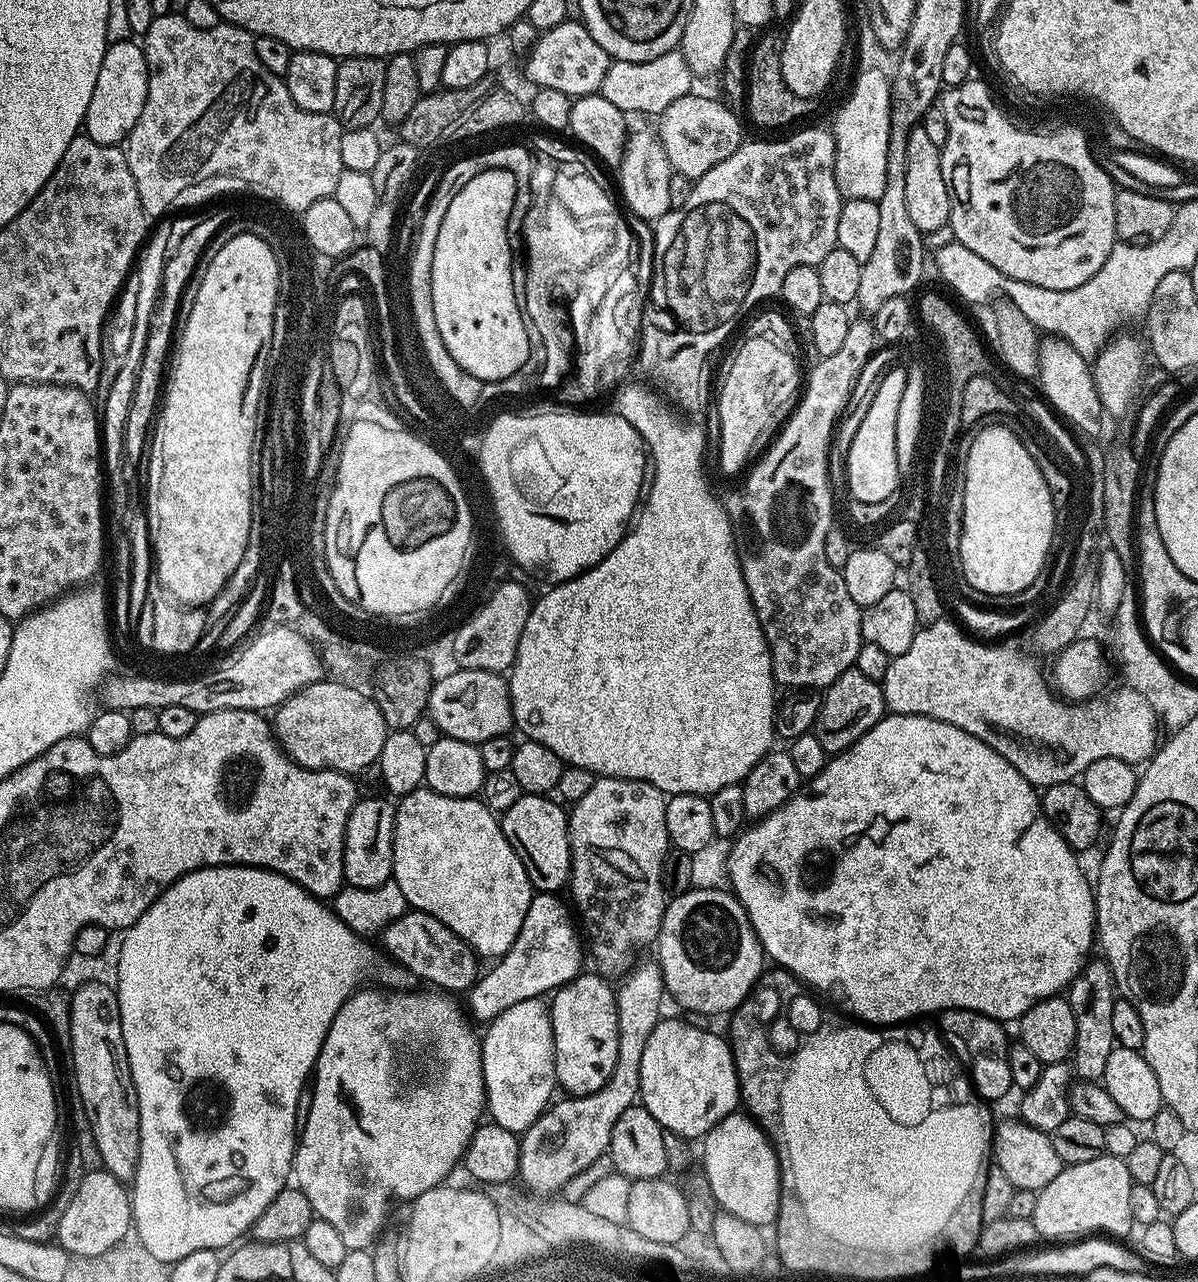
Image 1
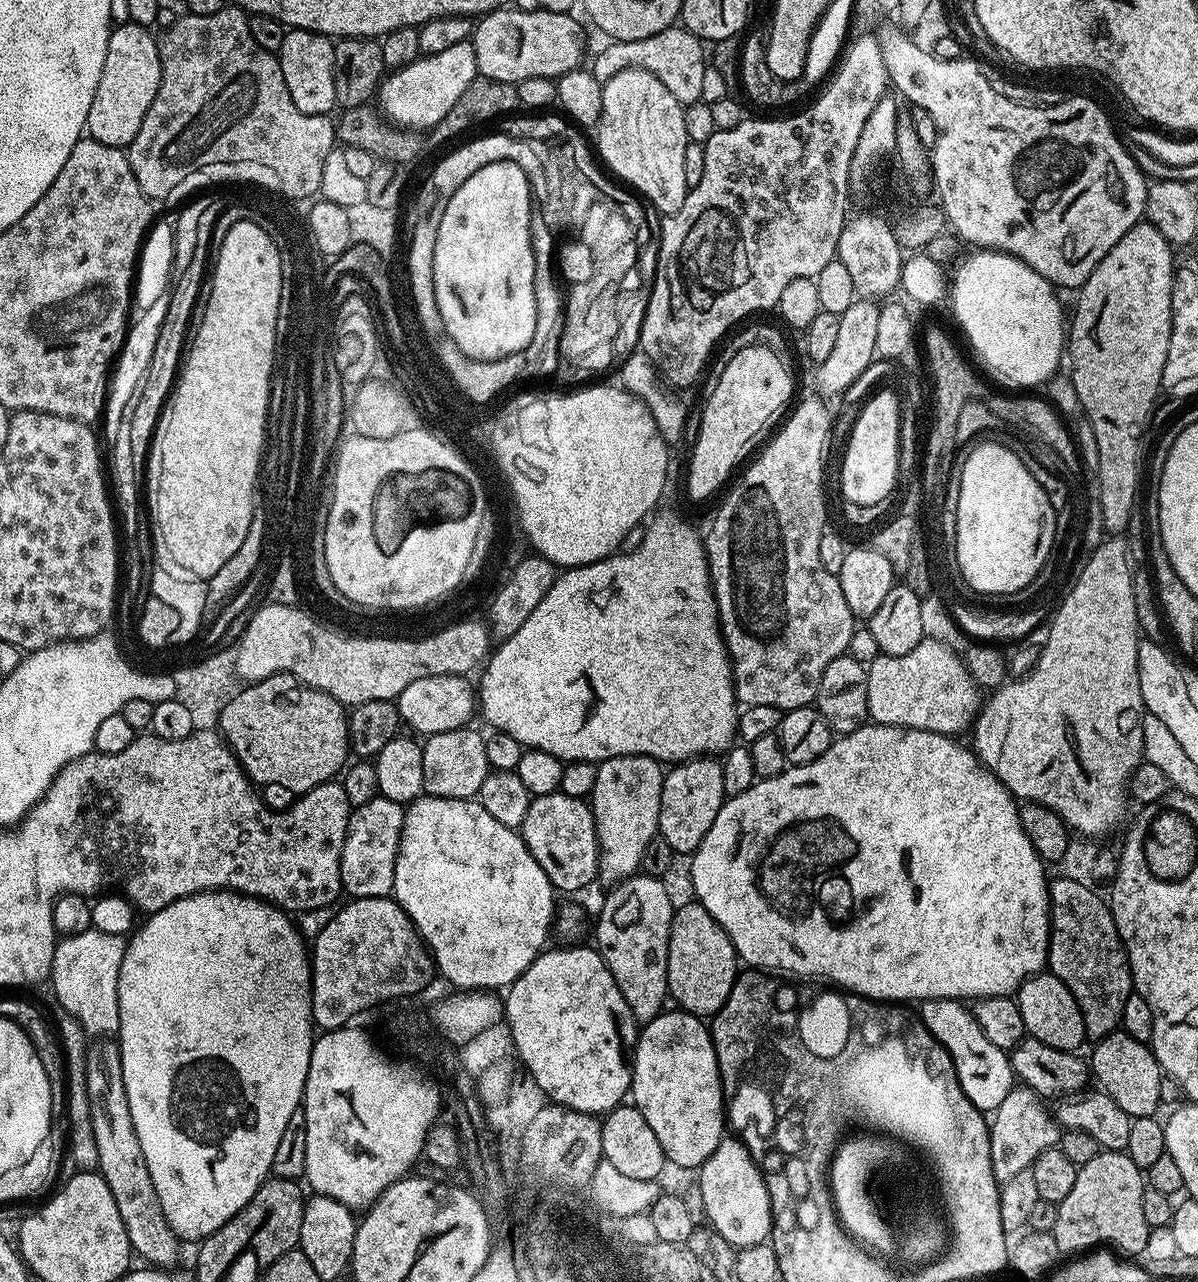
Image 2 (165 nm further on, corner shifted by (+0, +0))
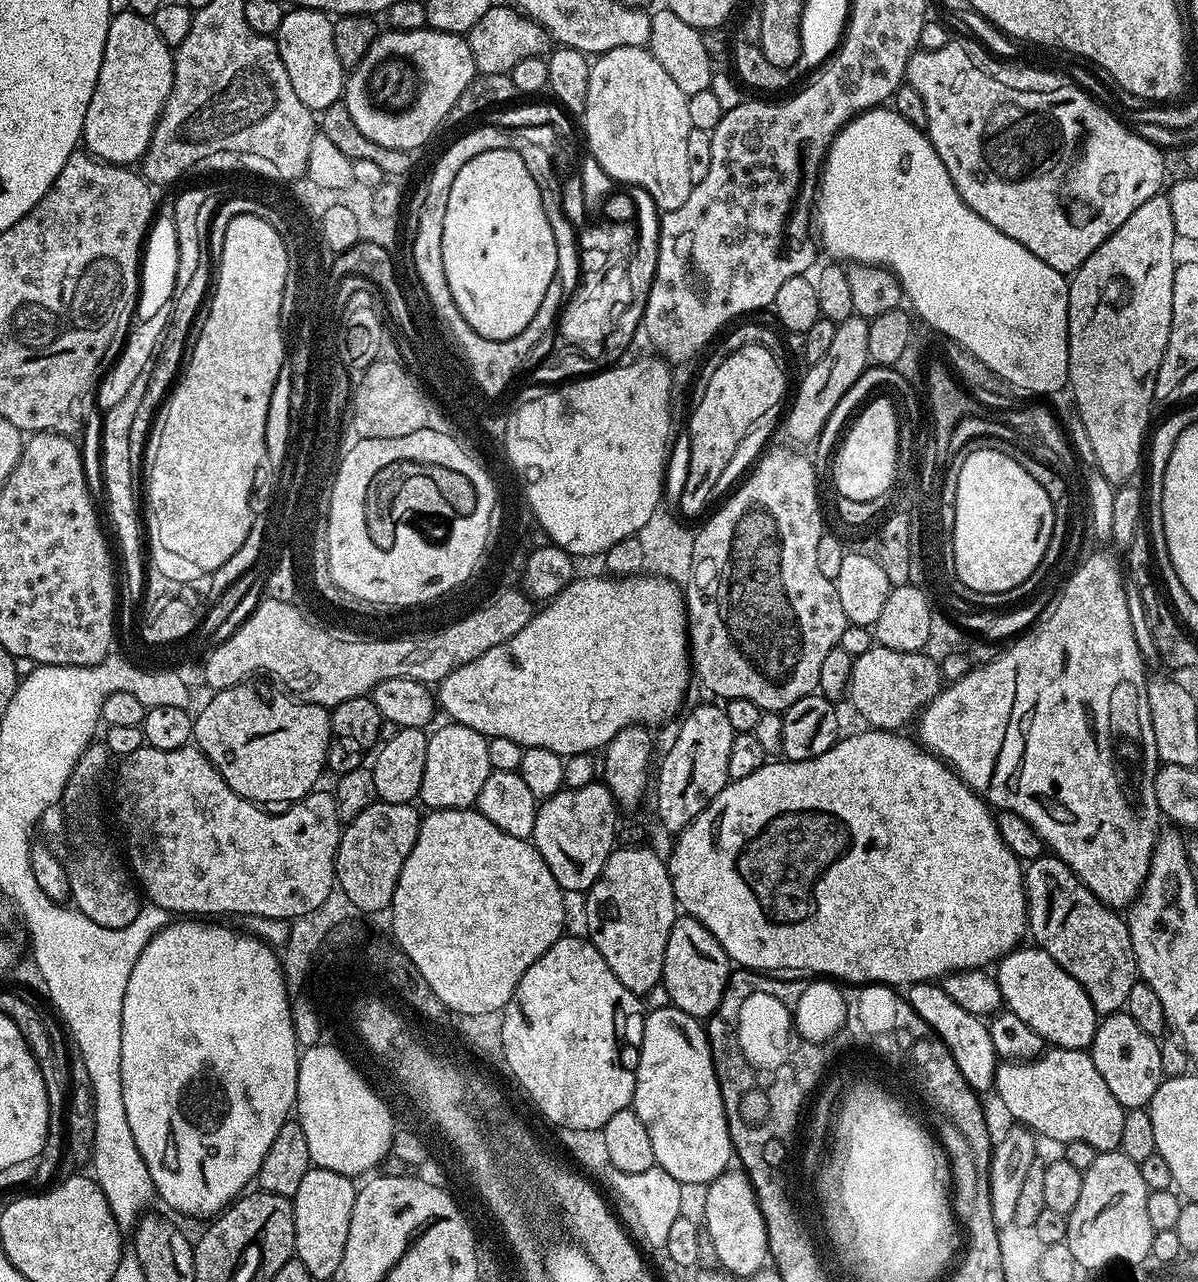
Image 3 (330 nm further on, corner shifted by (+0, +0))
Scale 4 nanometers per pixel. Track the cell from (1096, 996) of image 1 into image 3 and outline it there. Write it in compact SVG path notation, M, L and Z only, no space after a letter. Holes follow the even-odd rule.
M1043 854L1032 865L1023 869L1024 903L1028 905L1027 931L1038 947L1062 970L1066 970L1086 990L1094 1010L1098 1014L1111 1014L1124 1008L1126 998L1130 998L1130 990L1138 982L1136 956L1132 953L1132 939L1125 919L1118 917L1115 911L1101 903L1078 877L1051 854Z

